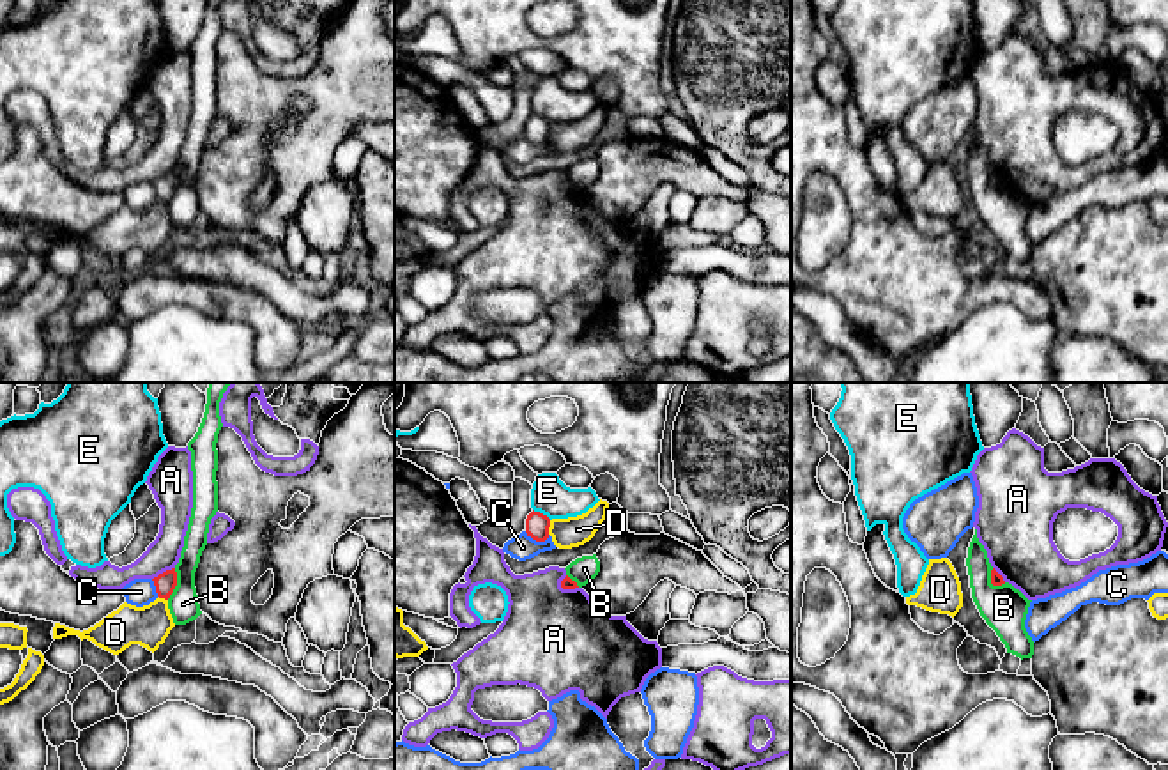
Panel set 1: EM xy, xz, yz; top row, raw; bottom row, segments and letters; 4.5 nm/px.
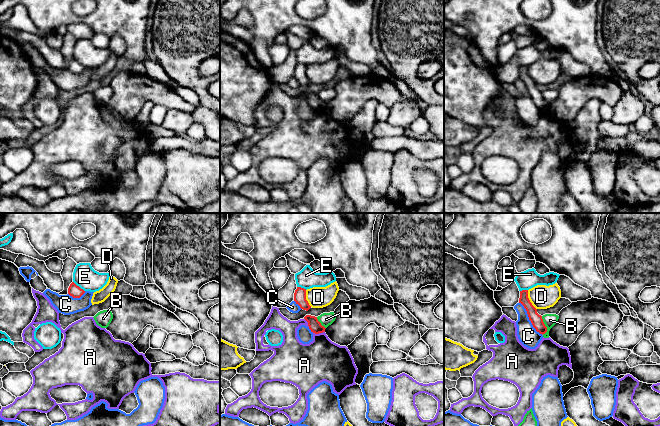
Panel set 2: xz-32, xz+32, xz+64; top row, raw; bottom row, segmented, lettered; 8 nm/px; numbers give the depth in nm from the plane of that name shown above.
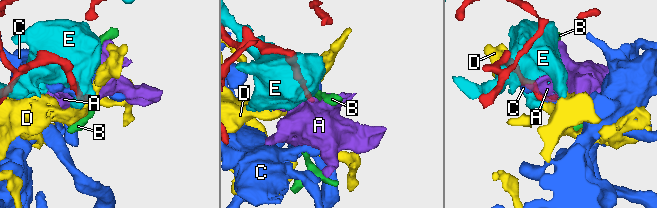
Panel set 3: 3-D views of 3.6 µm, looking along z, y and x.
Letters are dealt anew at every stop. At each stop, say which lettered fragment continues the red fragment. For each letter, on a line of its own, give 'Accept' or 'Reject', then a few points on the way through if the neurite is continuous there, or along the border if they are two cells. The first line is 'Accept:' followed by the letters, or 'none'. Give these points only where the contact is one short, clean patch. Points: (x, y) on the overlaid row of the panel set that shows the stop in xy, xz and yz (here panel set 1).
Accept: none
A: Reject. Boundary: xy (174, 567), (153, 579)
B: Reject. Boundary: xy (176, 569), (176, 588), (167, 599)
C: Reject
D: Reject
E: Reject

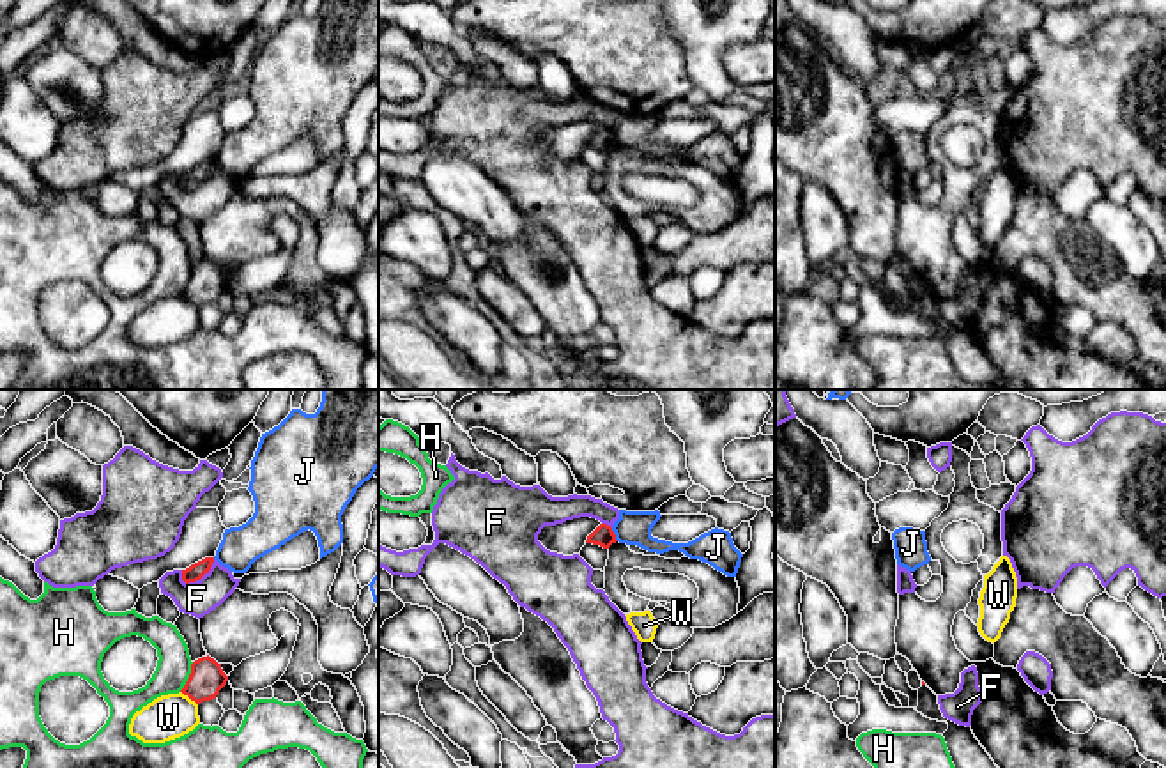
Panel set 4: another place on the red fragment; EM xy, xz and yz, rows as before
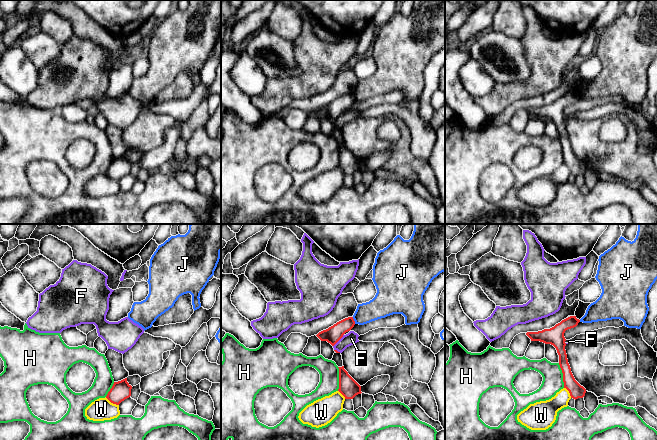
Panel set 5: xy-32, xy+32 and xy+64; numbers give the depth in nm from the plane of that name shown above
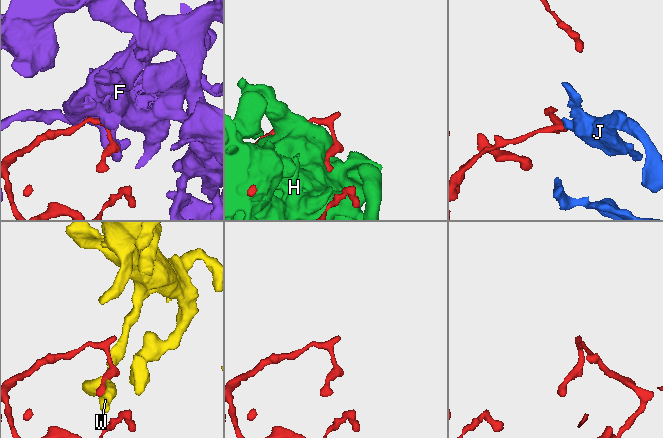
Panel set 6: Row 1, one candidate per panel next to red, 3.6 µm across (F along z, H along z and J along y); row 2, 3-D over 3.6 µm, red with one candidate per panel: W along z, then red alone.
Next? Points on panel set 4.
Accept: none
F: Reject
H: Reject
J: Reject. Boundary: xz (611, 528), (618, 540)
W: Reject

